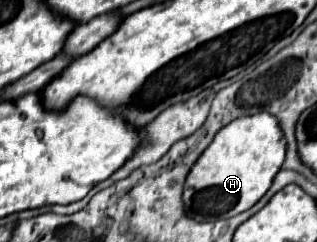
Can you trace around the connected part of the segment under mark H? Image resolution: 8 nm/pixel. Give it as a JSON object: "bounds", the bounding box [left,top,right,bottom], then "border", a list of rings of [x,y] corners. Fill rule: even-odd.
{"bounds":[183,112,287,222],"border":[[[257,112],[233,120],[215,134],[207,152],[201,154],[187,176],[183,192],[187,216],[197,222],[213,222],[249,210],[271,188],[285,162],[285,152],[287,142],[283,140],[283,130],[279,128],[279,120],[269,112]]]}

